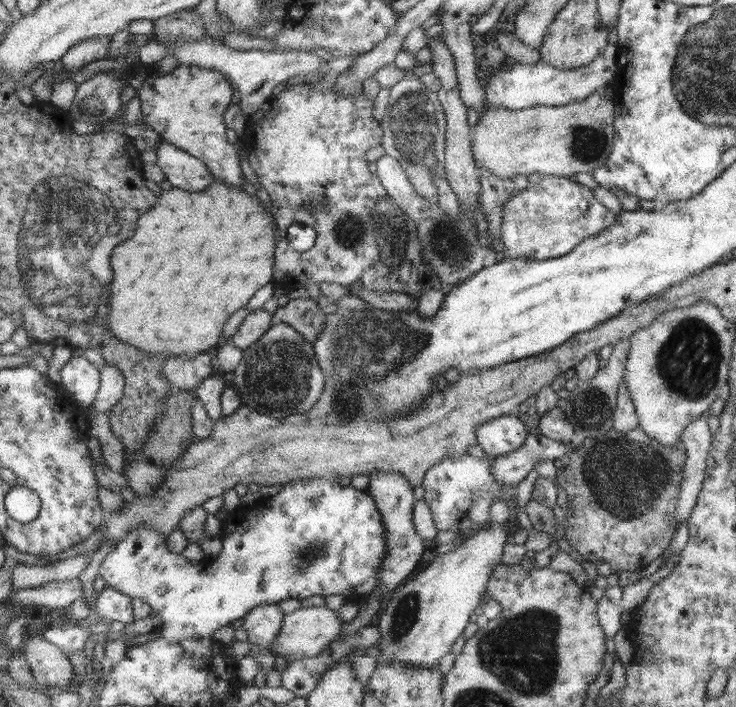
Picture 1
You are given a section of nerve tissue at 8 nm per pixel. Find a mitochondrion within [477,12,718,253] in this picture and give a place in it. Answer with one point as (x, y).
(585, 143)

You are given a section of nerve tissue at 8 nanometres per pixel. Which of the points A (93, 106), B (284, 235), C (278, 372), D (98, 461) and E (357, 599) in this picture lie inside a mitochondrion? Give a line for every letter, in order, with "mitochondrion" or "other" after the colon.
A: mitochondrion
B: other
C: mitochondrion
D: other
E: other

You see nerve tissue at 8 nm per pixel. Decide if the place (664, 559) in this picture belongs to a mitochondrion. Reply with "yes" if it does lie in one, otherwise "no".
no

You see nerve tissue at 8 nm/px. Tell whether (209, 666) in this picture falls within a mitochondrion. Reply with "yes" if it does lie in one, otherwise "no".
no

